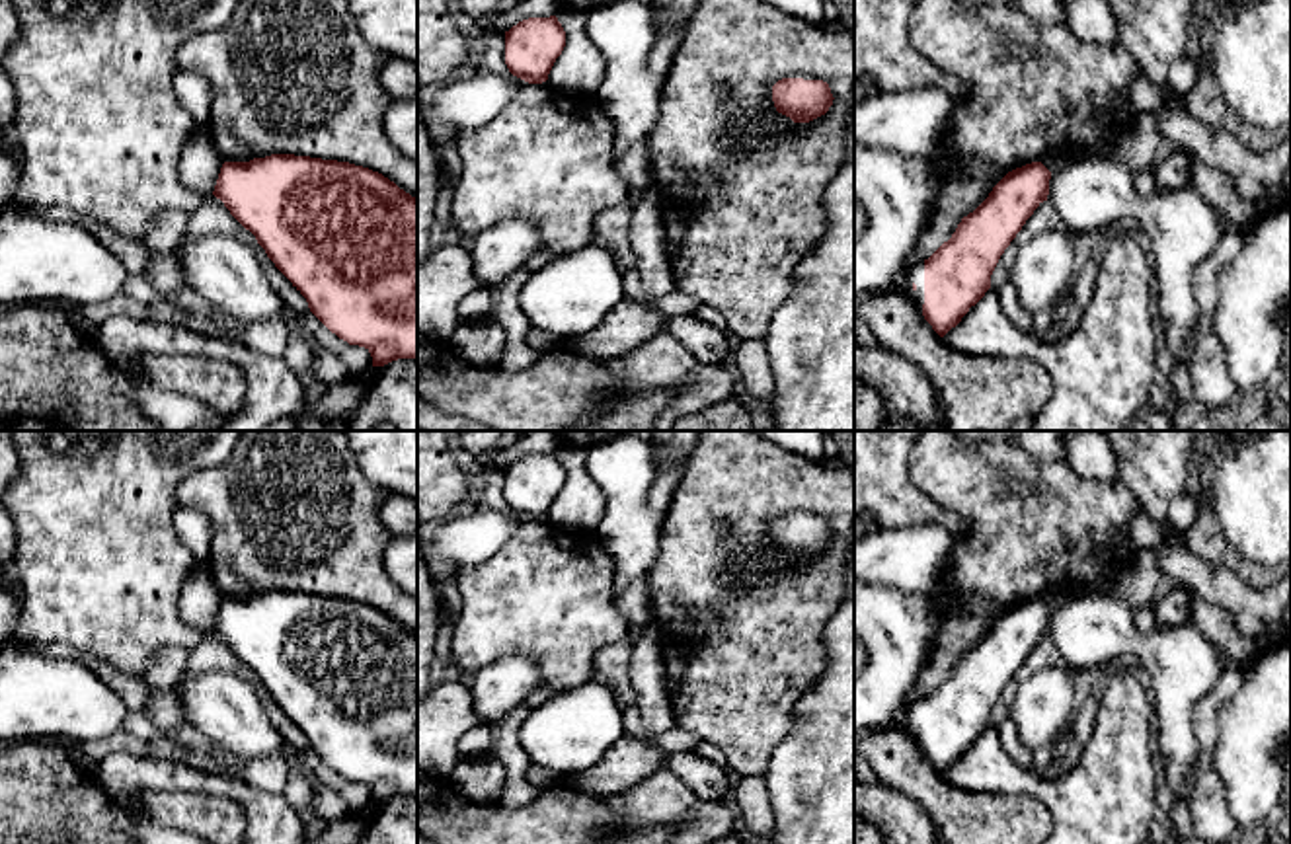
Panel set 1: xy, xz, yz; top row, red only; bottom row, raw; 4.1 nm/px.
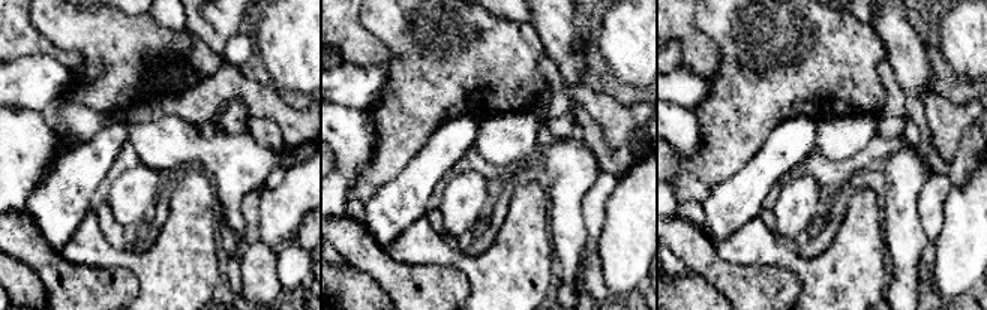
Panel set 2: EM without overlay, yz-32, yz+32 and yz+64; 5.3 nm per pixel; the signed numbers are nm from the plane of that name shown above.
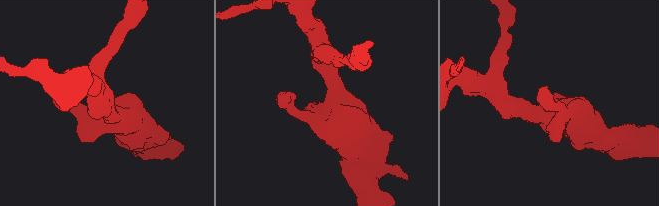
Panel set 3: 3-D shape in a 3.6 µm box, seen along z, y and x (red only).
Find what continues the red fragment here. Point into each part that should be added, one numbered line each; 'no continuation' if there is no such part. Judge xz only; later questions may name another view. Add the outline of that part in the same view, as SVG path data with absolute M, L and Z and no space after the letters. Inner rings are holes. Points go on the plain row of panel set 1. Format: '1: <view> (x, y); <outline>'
no continuation

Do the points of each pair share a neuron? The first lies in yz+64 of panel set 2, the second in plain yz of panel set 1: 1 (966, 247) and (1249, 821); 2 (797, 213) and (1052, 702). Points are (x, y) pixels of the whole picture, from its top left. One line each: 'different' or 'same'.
1: same
2: same

